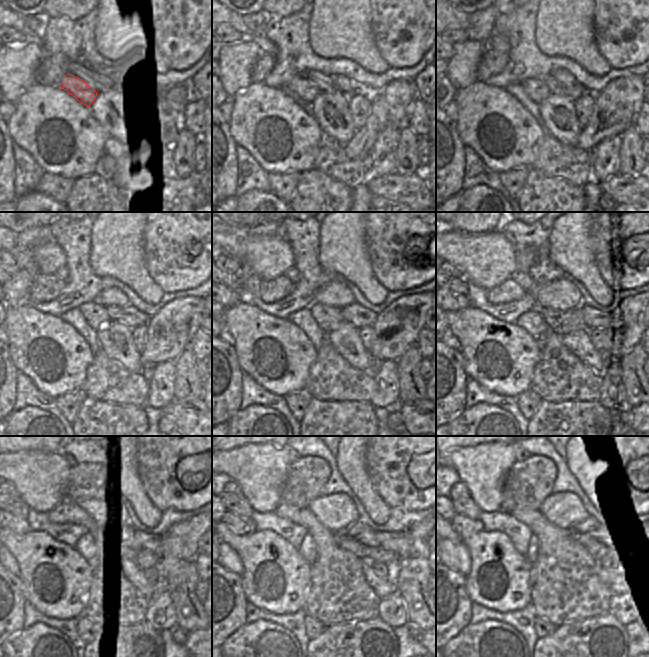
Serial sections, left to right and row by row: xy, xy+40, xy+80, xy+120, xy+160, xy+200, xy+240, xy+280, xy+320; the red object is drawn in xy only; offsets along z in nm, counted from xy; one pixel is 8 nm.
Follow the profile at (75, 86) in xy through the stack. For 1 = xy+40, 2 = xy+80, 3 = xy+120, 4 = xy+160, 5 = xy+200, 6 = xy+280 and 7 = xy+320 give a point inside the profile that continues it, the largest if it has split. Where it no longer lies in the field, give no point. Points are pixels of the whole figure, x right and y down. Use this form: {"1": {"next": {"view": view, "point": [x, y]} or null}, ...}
{"1": {"next": {"view": "xy+40", "point": [308, 91]}}, "2": {"next": {"view": "xy+80", "point": [535, 88]}}, "3": {"next": {"view": "xy+120", "point": [96, 315]}}, "4": {"next": {"view": "xy+160", "point": [329, 319]}}, "5": {"next": {"view": "xy+200", "point": [562, 322]}}, "6": {"next": {"view": "xy+280", "point": [349, 543]}}, "7": {"next": {"view": "xy+320", "point": [590, 543]}}}

